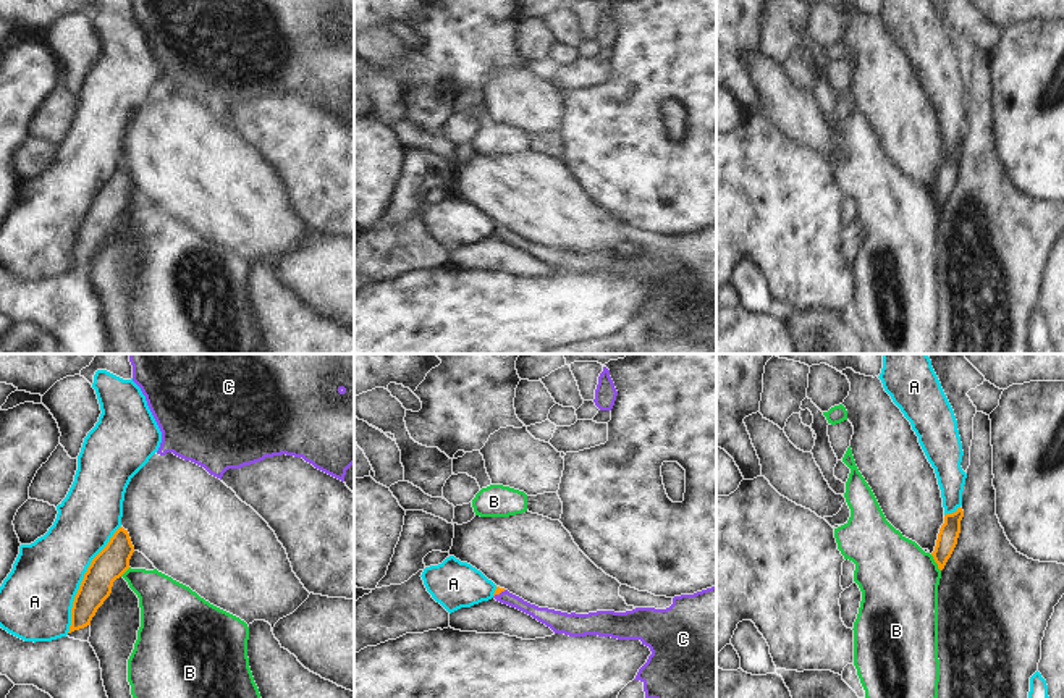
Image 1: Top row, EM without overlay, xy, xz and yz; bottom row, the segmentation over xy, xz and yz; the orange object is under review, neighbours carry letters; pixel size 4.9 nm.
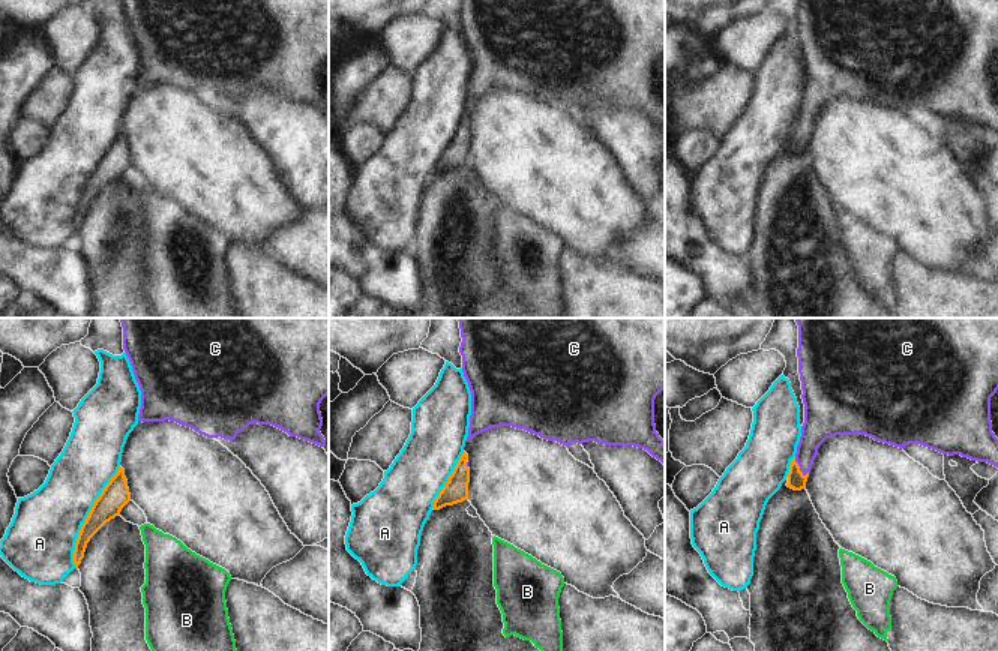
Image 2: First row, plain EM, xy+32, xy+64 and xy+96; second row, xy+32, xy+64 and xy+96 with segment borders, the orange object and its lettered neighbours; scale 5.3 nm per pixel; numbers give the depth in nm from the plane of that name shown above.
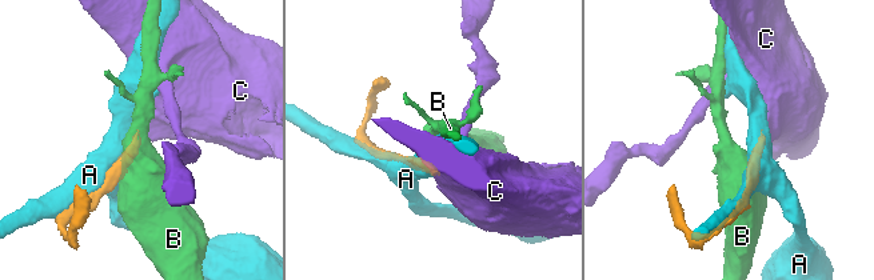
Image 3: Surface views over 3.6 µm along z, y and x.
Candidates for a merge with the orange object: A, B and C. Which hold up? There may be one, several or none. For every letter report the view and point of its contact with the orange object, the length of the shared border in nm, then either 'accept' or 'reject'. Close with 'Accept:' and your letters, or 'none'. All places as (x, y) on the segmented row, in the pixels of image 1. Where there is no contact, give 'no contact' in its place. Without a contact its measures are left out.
A: meets orange in xy at (83, 579); contact 600 nm long; reject
B: meets orange in yz at (935, 561); contact 100 nm long; reject
C: meets orange in xz at (498, 593); contact 70 nm long; accept
Accept: C

